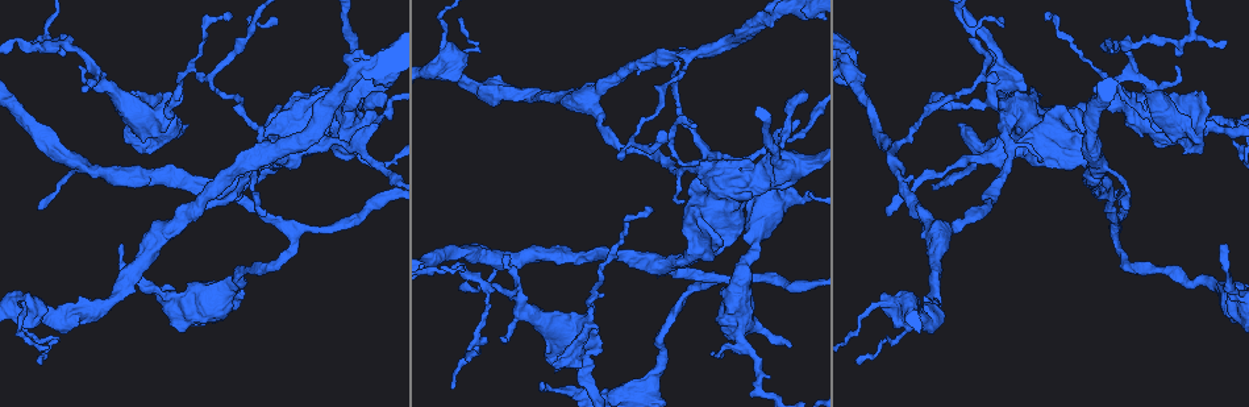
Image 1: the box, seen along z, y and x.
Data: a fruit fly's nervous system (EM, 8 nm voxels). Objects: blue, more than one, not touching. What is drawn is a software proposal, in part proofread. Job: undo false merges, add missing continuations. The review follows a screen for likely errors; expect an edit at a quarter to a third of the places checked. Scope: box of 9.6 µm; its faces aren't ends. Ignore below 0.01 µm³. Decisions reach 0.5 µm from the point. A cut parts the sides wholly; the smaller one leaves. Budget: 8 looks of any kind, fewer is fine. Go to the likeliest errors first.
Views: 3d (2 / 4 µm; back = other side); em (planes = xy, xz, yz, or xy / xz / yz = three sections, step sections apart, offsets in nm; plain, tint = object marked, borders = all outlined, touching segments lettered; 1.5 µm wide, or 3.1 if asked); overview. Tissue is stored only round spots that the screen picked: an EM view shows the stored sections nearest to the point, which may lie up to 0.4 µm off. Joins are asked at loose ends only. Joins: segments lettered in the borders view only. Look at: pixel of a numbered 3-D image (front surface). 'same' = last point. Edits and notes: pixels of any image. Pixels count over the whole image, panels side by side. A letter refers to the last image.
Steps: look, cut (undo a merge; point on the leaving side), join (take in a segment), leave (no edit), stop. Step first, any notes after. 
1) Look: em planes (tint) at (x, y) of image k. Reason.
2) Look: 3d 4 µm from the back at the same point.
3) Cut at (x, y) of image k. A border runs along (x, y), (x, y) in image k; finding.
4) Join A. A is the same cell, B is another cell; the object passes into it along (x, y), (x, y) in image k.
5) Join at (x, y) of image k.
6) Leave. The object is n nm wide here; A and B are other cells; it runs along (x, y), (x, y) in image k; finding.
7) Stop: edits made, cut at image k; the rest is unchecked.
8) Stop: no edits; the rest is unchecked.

Look: em xz step 8 (tint) at (489, 288) of image 1.

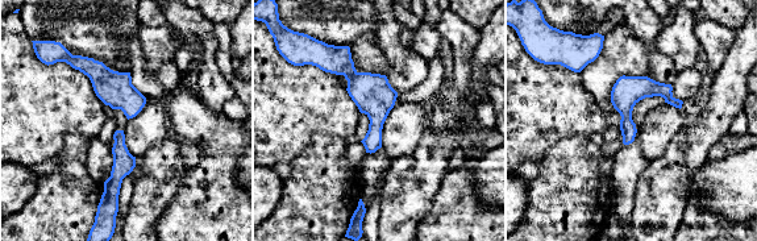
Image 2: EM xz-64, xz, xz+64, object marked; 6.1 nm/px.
Look: em planes (borders) at the same point. Another direction.

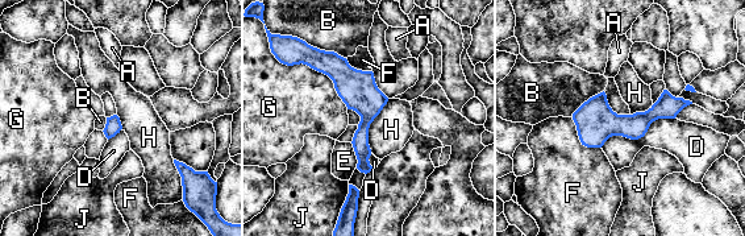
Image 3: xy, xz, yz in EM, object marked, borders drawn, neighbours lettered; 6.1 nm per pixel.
Leave. The object is 100 nm wide here; A, B, D, E, F, G, H and J are other cells; it runs along (302, 57), (365, 99), (366, 169) in image 3; all the same cell.

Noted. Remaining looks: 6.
Look: 3d 2 µm from the back at (44, 338) of image 1. Thick turns thin.

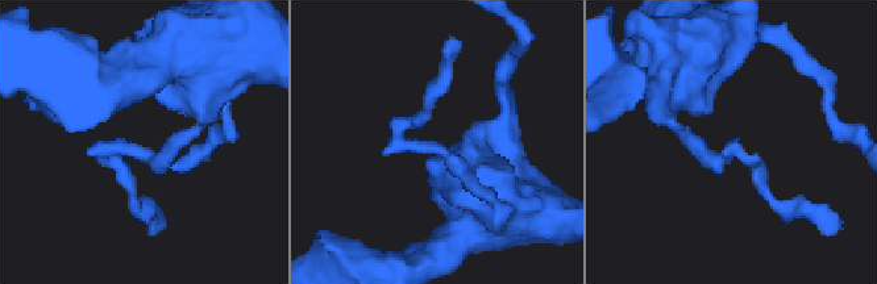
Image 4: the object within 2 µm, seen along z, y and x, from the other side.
Look: em xz step 4 (tint) at (143, 153) of image 4.

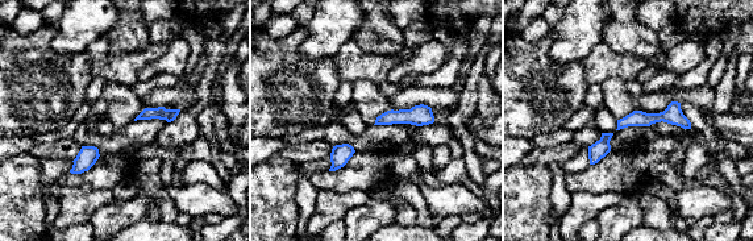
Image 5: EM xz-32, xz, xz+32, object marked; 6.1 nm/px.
Look: em planes (borders) at the same point. Another direction.

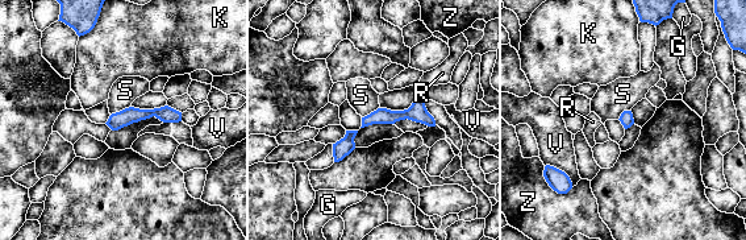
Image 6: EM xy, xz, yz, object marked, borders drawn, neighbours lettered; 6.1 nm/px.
Leave. G, K, R, S, V and Z are other cells; a border runs along (129, 106), (111, 115) in image 6; one cell here.

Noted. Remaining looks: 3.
Look: em planes (borders) at (984, 159) of image 1. Sudden change in width.

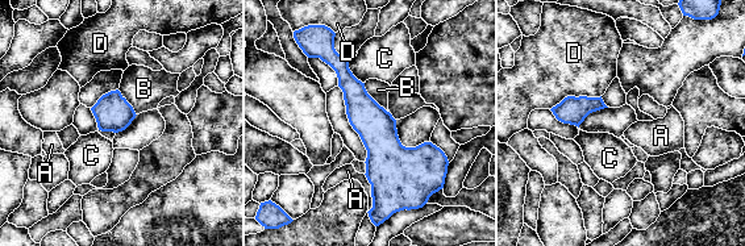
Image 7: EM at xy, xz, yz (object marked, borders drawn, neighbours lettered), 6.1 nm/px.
Leave. A, B, C and D are other cells; a border runs along (363, 83), (367, 92), (388, 112) in image 7; continuous, no second cell.

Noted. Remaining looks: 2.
Stop: no edits; the rest is unchecked.

